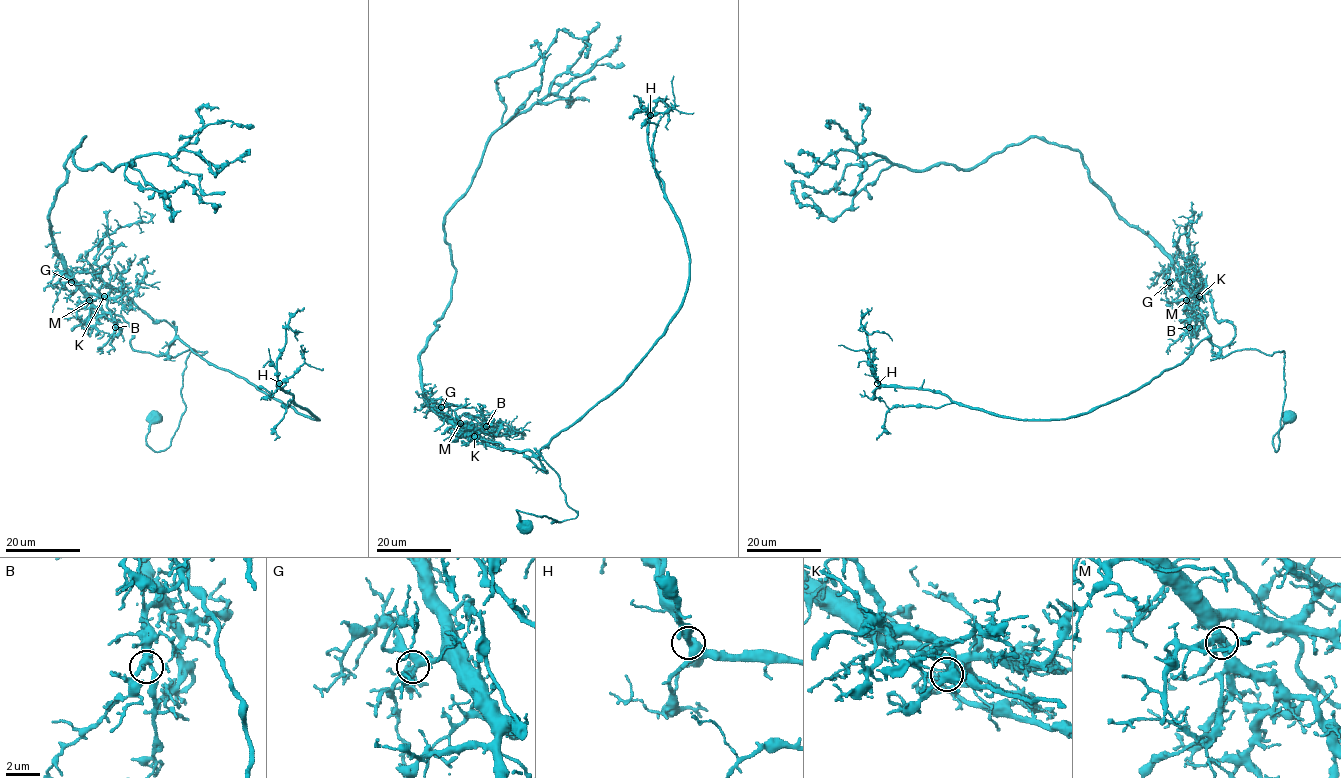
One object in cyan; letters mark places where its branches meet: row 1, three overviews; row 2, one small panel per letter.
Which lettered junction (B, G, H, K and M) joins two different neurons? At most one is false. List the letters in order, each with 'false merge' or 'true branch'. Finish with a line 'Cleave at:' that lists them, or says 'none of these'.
B: true branch
G: true branch
H: true branch
K: false merge
M: true branch
Cleave at: K

